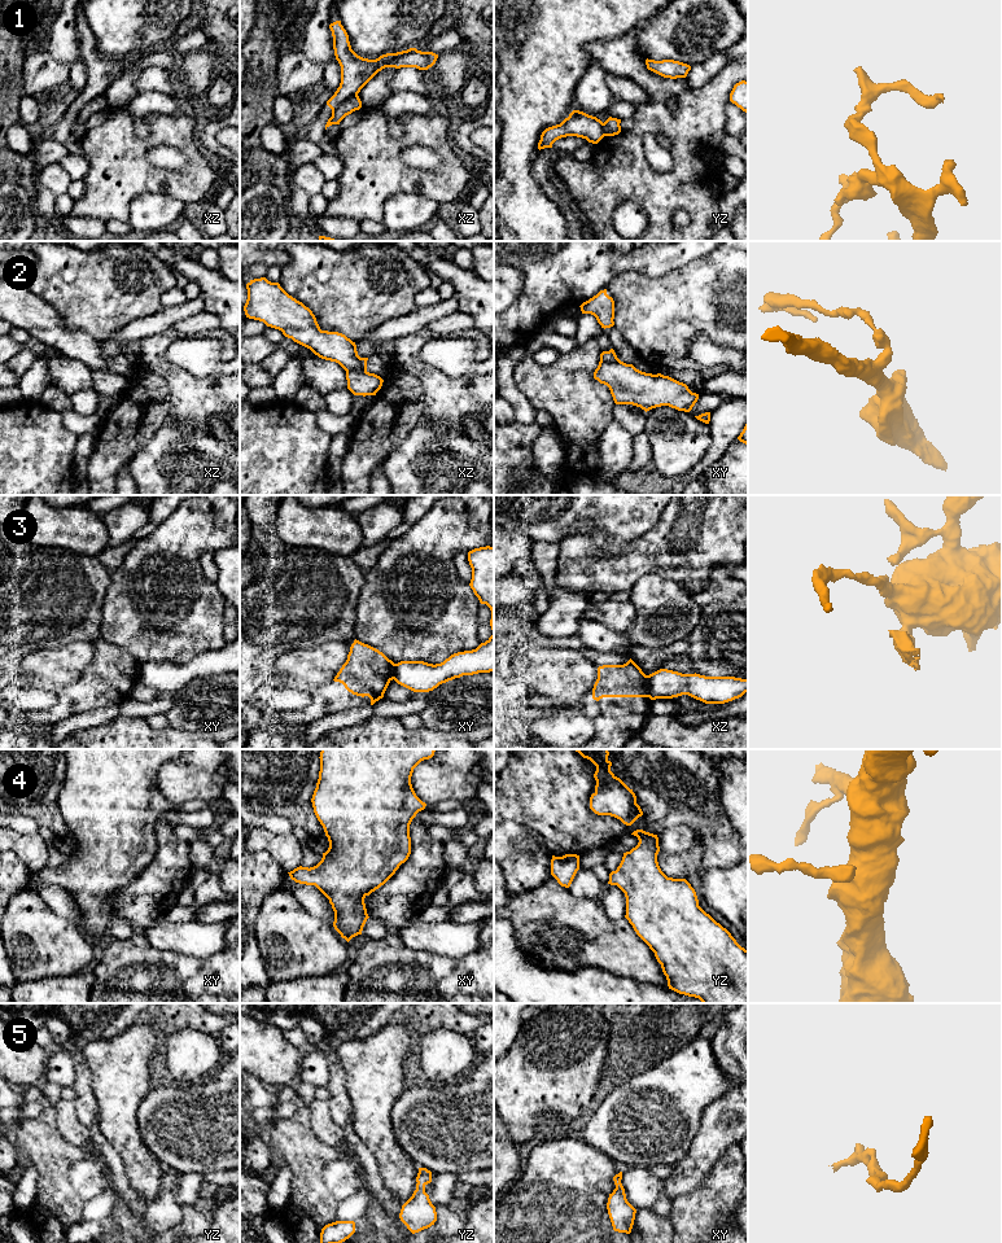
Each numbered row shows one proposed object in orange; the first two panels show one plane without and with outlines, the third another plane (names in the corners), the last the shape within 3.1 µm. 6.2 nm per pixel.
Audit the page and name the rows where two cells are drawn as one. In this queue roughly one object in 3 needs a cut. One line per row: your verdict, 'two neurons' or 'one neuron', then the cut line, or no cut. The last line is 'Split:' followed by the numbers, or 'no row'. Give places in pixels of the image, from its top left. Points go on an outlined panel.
1: two neurons | xz (357, 93), (342, 100), (332, 110)
2: two neurons | xz (366, 371), (346, 372)
3: two neurons | xz (646, 675), (650, 696)
4: one neuron | no cut
5: one neuron | no cut
Split: 1, 2, 3

